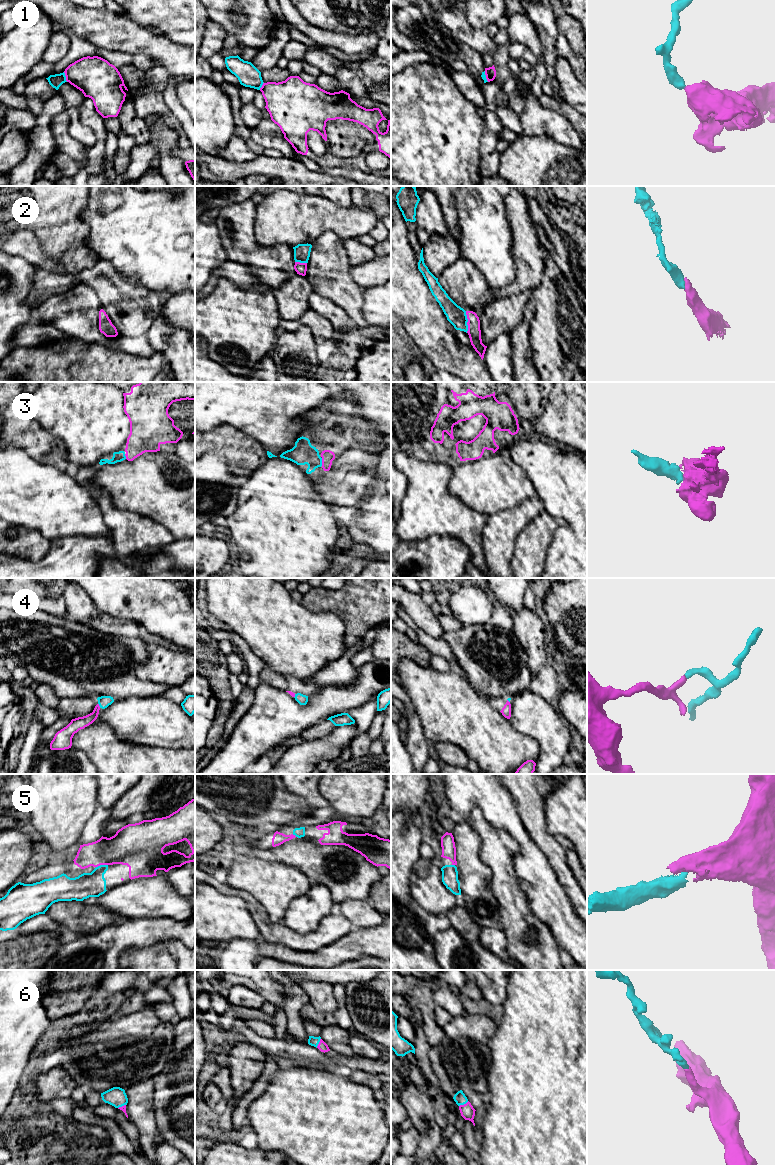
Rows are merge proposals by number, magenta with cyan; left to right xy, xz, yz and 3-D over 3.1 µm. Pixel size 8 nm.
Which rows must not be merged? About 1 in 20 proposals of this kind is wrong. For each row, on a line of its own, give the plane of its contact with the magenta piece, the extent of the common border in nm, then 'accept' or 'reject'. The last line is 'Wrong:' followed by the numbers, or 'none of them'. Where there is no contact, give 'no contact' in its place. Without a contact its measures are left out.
1: meets magenta in xy; contact 90 nm long; reject
2: meets magenta in yz; contact 180 nm long; accept
3: meets magenta in xz; contact 60 nm long; accept
4: meets magenta in xy; contact 40 nm long; accept
5: meets magenta in xy; contact 100 nm long; accept
6: meets magenta in xz; contact 90 nm long; accept
Wrong: 1

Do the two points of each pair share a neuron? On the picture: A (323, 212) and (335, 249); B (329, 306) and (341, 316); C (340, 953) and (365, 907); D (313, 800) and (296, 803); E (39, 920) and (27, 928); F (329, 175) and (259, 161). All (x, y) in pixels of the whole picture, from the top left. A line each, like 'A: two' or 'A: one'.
A: two
B: one
C: two
D: two
E: one
F: one

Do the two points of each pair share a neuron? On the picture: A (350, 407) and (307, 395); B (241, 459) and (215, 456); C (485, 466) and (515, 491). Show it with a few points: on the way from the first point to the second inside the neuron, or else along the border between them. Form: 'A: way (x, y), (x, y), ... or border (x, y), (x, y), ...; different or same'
A: border (336, 397), (328, 407), (316, 407), (309, 412); different
B: border (205, 452), (222, 451), (230, 471), (235, 476); different
C: way (492, 473), (503, 484), (508, 484); same

